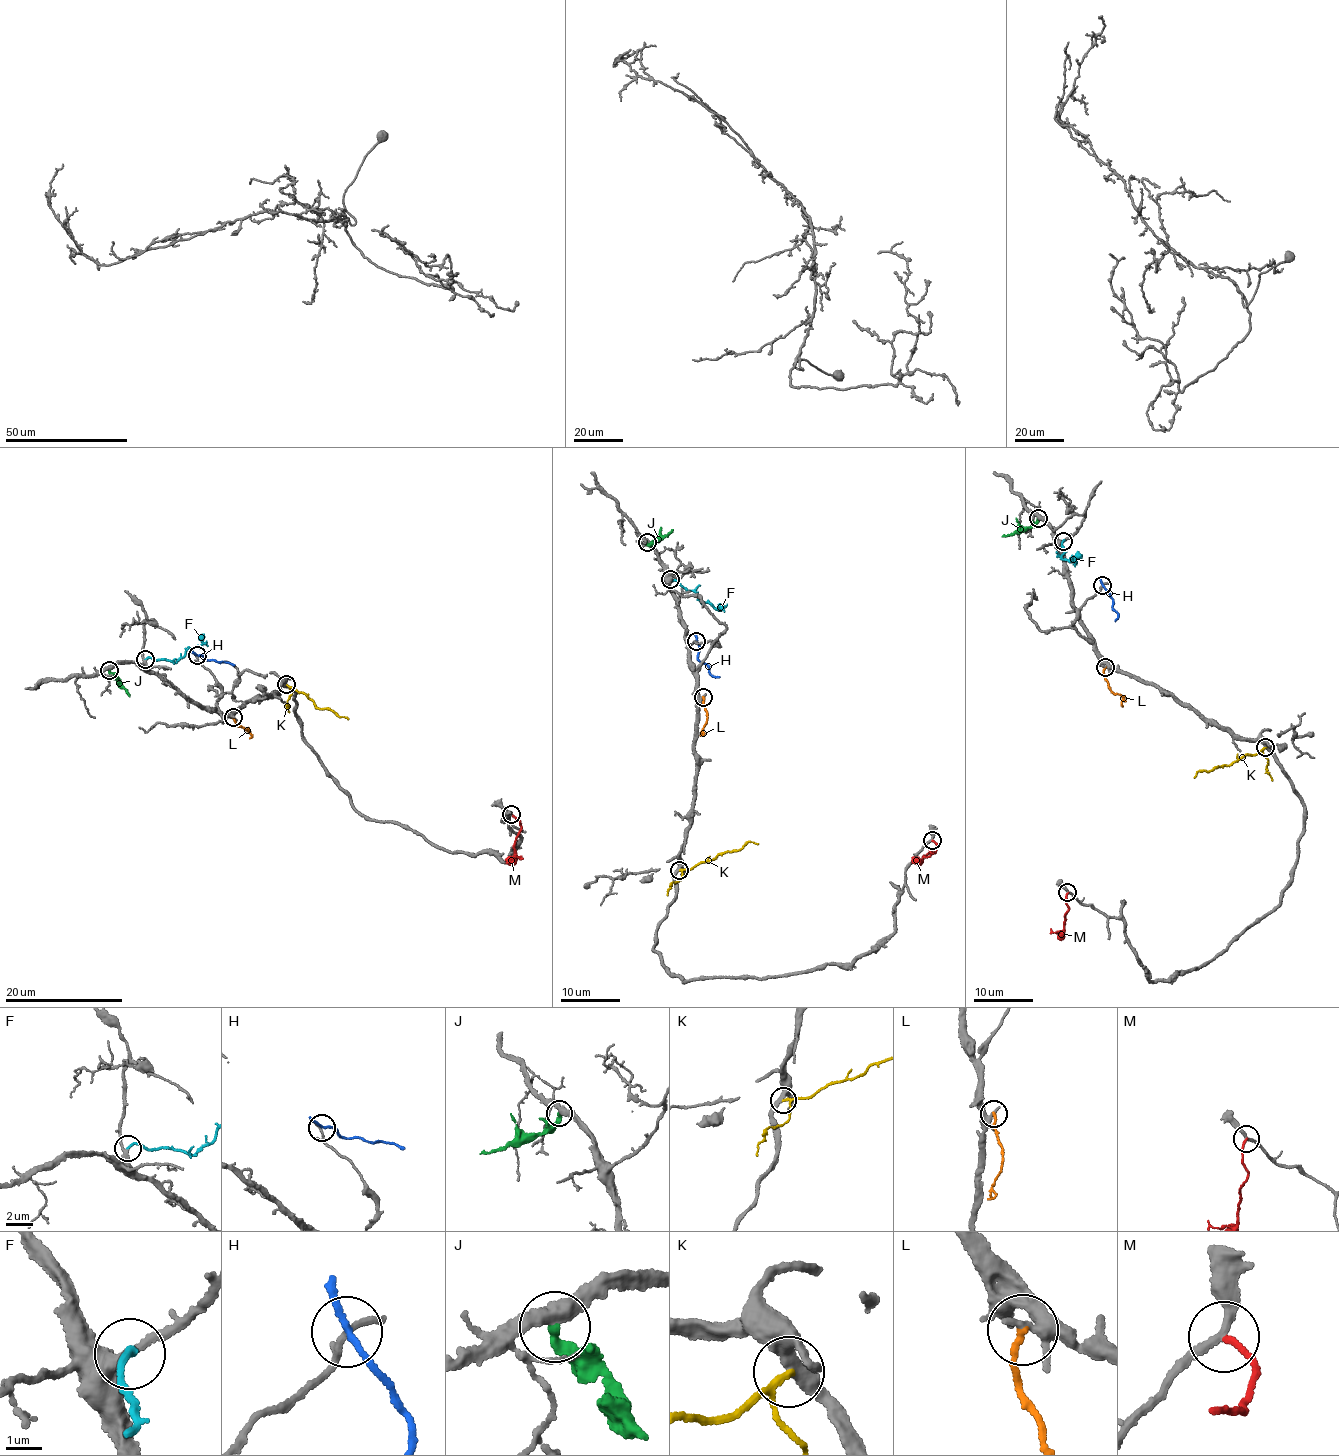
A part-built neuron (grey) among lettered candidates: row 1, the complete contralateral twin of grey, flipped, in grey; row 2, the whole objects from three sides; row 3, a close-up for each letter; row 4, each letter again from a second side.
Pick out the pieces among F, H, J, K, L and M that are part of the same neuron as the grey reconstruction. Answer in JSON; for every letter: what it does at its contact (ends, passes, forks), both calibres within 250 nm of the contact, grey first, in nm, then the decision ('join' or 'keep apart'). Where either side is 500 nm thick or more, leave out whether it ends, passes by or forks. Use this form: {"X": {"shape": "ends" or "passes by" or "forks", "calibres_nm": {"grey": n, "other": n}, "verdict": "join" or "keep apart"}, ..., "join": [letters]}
{"F": {"shape": "ends", "calibres_nm": {"grey": 320, "other": 190}, "verdict": "join"}, "H": {"shape": "passes by", "calibres_nm": {"grey": 170, "other": 160}, "verdict": "keep apart"}, "J": {"shape": "ends", "calibres_nm": {"grey": 400, "other": 280}, "verdict": "keep apart"}, "K": {"shape": "passes by", "calibres_nm": {"grey": 340, "other": 130}, "verdict": "keep apart"}, "L": {"shape": "ends", "calibres_nm": {"grey": 300, "other": 190}, "verdict": "keep apart"}, "M": {"shape": "ends", "calibres_nm": {"grey": 240, "other": 160}, "verdict": "keep apart"}, "join": ["F"]}

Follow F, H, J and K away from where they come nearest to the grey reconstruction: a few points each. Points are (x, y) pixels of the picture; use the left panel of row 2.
F: (146, 660), (172, 662), (181, 658), (202, 643), (198, 634)
H: (197, 655), (234, 665)
J: (109, 669), (129, 696)
K: (286, 684), (307, 694), (317, 708), (332, 710), (349, 719)

